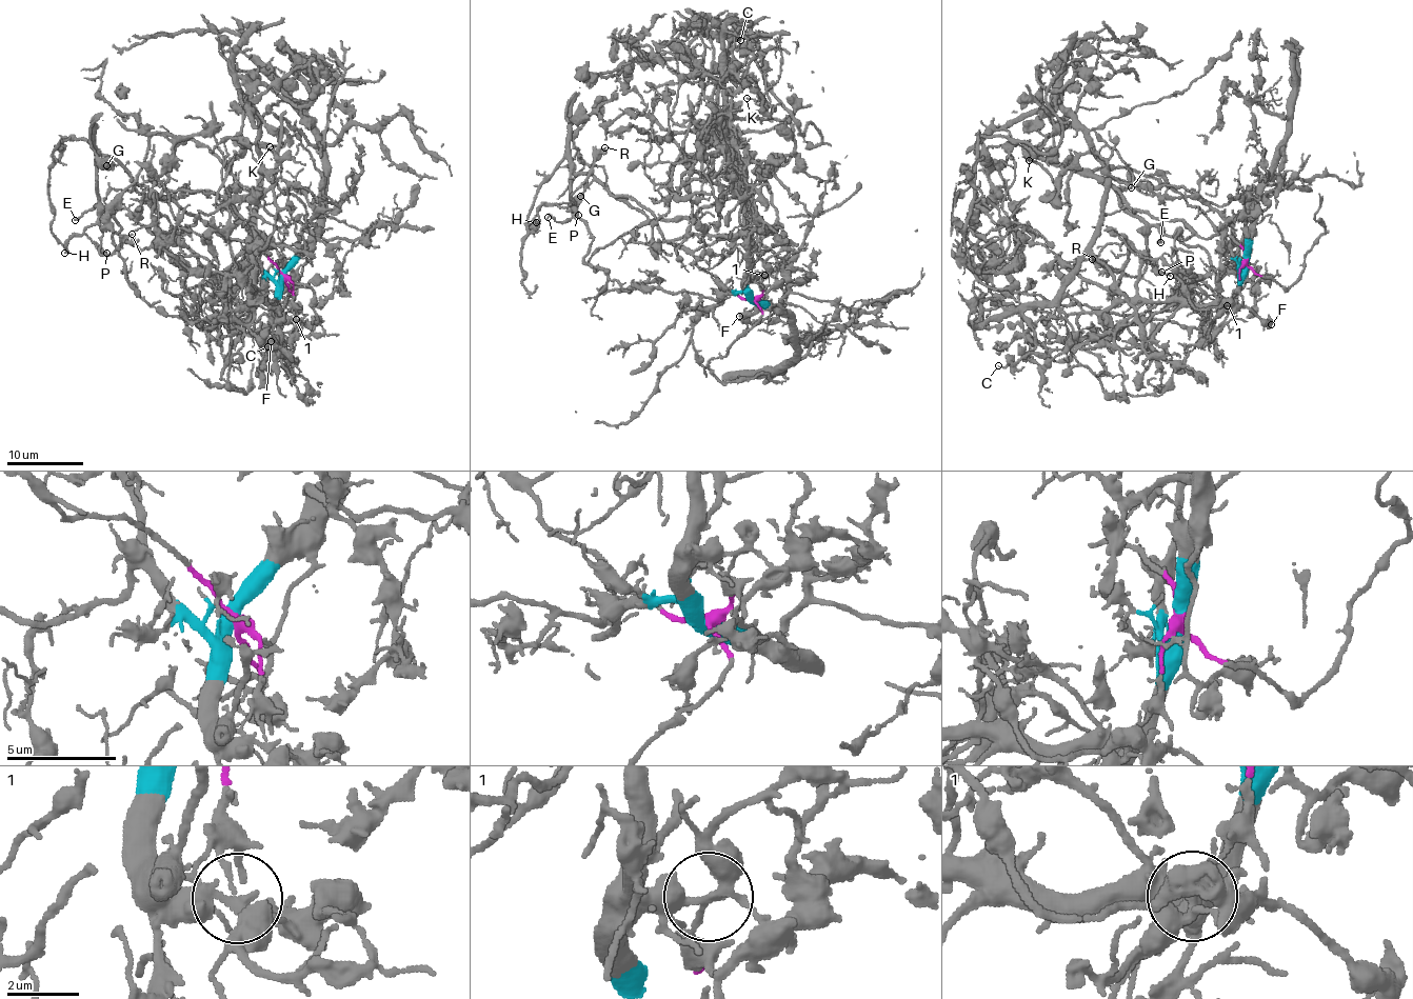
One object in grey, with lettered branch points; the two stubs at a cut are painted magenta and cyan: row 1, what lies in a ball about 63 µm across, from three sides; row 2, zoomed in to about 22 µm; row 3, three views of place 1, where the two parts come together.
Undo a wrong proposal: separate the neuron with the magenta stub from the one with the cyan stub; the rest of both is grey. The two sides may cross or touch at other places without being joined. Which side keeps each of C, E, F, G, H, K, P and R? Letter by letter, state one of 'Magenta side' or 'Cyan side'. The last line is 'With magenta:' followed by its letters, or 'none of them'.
C: Cyan side
E: Magenta side
F: Cyan side
G: Magenta side
H: Magenta side
K: Cyan side
P: Magenta side
R: Magenta side
With magenta: E, G, H, P, R

